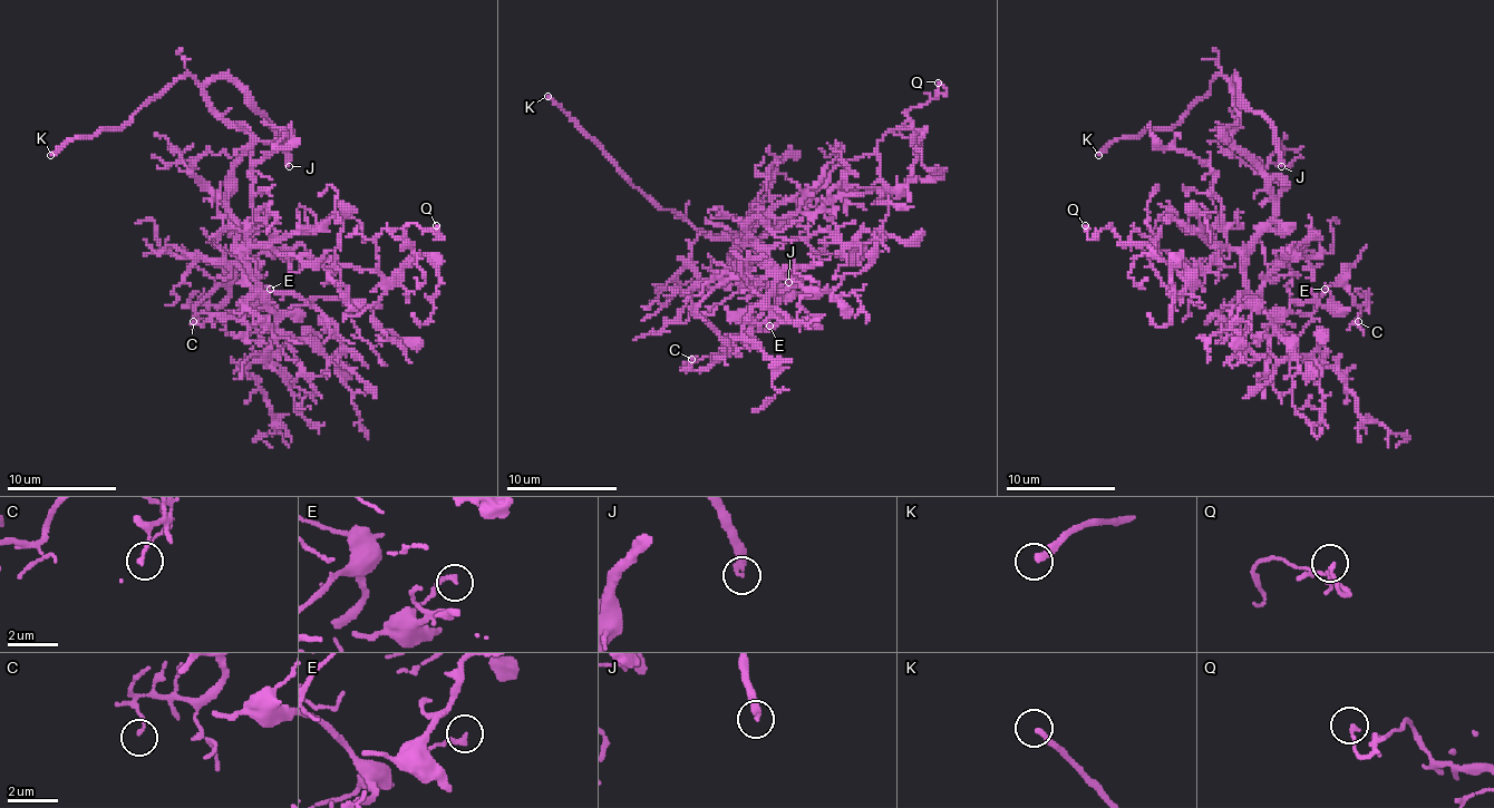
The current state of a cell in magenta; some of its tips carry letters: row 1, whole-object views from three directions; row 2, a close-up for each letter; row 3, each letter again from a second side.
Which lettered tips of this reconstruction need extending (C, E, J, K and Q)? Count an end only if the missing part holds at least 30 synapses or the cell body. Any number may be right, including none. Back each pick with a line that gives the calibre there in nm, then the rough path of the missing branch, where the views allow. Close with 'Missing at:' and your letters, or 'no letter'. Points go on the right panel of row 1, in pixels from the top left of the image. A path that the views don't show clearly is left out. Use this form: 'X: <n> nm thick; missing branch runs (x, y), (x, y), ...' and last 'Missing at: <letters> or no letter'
J: 260 nm thick; missing branch runs (1281, 166), (1260, 221), (1230, 223), (1232, 285), (1268, 351), (1262, 390), (1315, 409), (1276, 483)
K: 260 nm thick
Missing at: J, K

